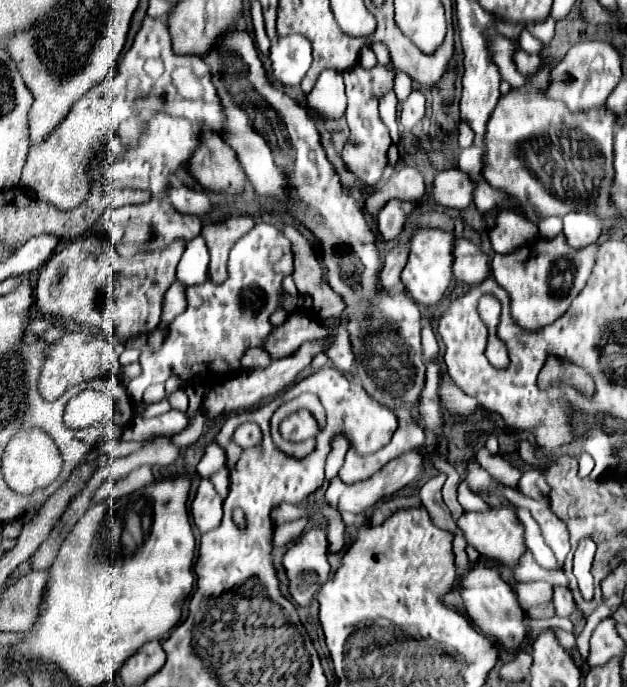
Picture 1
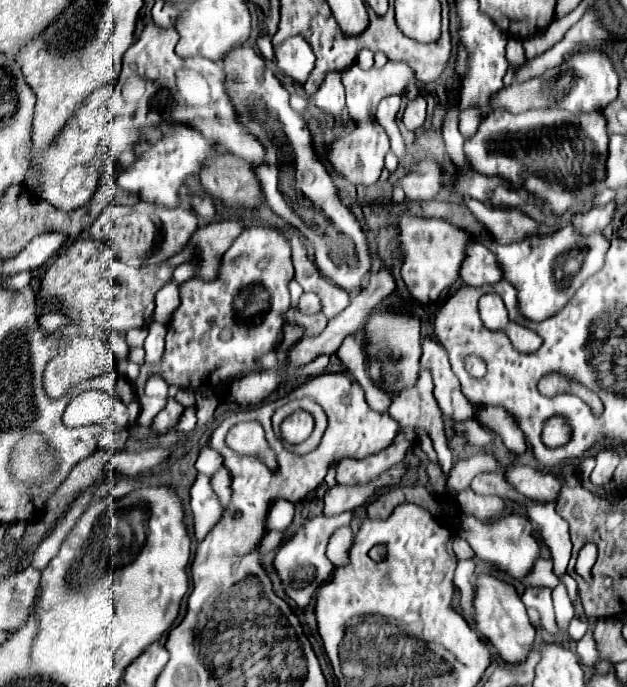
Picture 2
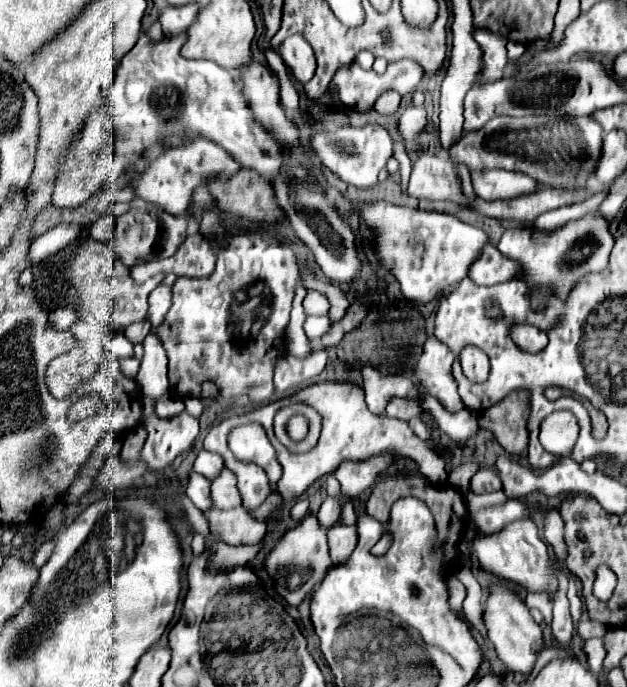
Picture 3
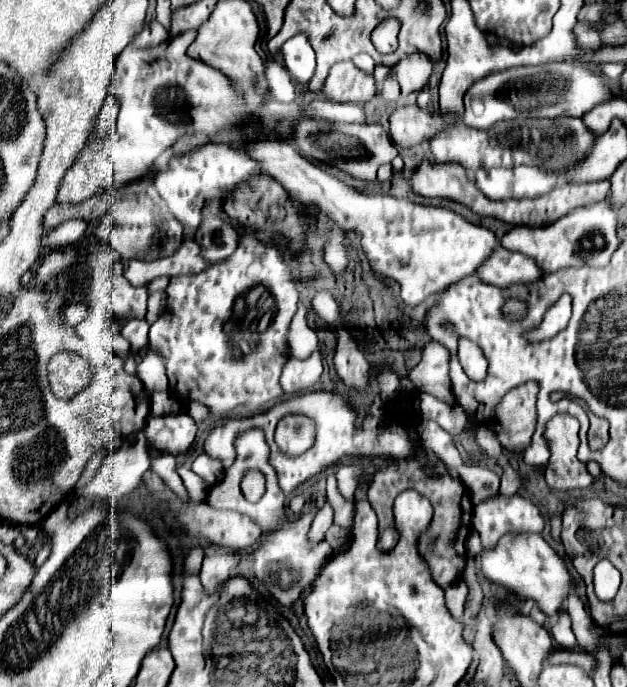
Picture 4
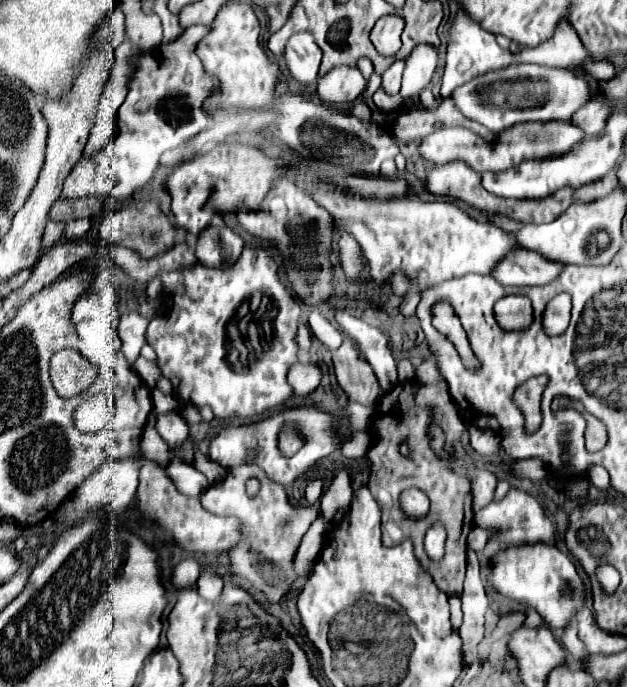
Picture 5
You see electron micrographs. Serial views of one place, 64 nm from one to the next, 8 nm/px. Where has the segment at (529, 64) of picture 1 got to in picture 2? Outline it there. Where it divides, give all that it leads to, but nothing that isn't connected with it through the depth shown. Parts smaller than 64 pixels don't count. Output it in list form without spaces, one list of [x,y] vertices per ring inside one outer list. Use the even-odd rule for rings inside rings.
[[[510,38],[508,40],[506,58],[508,58],[508,62],[512,62],[516,66],[522,66],[526,62],[526,58],[524,58],[524,46],[522,46],[522,40],[520,38]]]

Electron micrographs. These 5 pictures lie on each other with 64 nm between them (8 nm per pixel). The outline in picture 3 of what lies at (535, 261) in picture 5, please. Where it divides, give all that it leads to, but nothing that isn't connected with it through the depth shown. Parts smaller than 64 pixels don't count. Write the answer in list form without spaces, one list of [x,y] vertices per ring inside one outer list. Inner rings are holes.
[[[488,244],[480,258],[470,266],[468,276],[480,286],[496,286],[518,278],[520,272],[522,266],[516,260],[502,256],[496,246]]]

